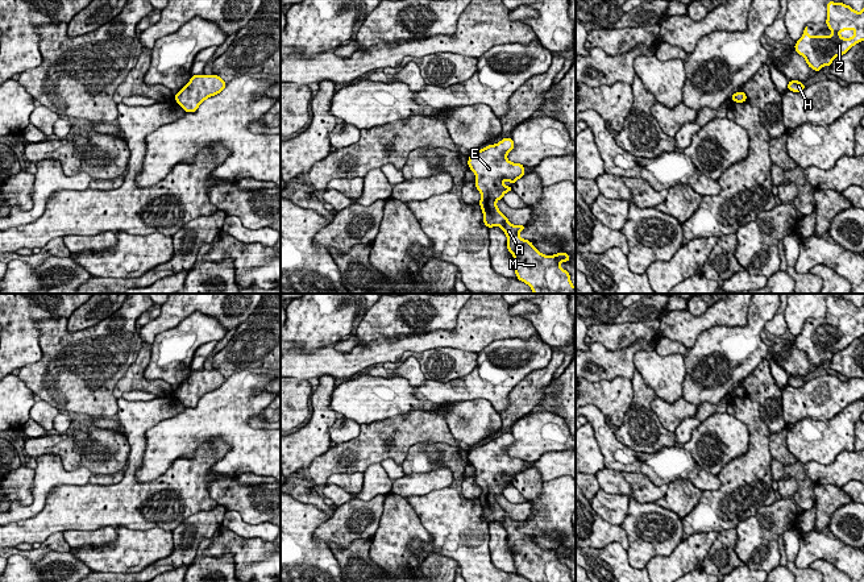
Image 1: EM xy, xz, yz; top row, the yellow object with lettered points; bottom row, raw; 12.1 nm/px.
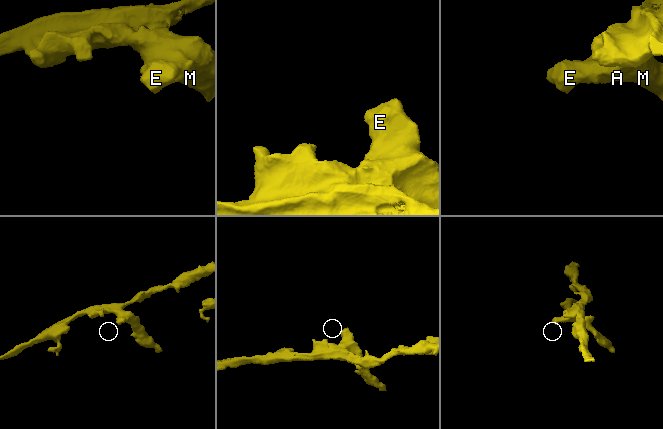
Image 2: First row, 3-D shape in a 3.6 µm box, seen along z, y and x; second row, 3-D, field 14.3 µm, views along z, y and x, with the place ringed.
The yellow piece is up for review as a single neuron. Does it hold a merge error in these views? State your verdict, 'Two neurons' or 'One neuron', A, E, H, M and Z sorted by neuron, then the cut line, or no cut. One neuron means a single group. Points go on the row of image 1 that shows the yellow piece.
One neuron. Groups: A E H M Z. No split

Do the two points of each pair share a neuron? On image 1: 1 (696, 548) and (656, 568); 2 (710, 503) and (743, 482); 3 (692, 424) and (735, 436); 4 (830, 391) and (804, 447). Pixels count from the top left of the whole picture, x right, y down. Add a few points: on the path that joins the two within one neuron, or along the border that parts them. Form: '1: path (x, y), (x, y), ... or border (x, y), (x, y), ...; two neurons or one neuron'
1: path (686, 557), (674, 566), (665, 568); one neuron
2: path (718, 503), (722, 503), (735, 490); one neuron
3: border (701, 423), (692, 432), (692, 437), (682, 444); two neurons
4: border (846, 407), (831, 418), (800, 419), (786, 424); two neurons

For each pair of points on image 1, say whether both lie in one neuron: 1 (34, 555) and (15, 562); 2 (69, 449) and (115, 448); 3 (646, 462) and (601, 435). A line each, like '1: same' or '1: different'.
1: different
2: same
3: same

